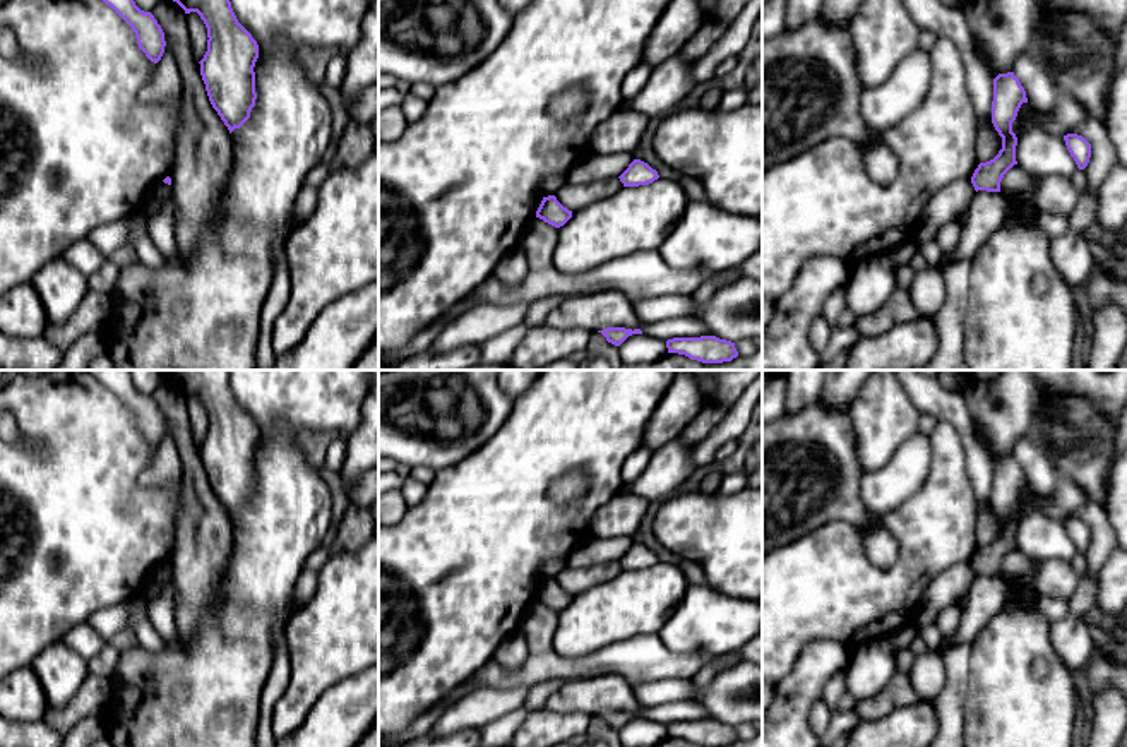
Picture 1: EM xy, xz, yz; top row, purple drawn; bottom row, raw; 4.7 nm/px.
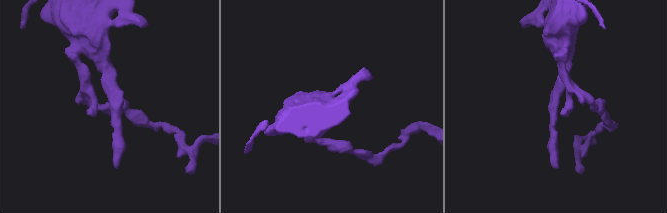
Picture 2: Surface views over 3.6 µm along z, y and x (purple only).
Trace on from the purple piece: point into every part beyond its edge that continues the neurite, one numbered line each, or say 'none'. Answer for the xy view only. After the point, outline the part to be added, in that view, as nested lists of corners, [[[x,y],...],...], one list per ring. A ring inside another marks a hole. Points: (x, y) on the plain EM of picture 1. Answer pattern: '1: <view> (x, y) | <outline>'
none

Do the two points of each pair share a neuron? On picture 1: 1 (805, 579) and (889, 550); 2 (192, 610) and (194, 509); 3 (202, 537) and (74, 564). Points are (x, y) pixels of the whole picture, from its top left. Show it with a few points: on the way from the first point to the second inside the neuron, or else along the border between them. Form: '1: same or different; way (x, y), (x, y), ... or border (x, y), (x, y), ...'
1: different; border (846, 523), (864, 531), (877, 566), (898, 559)
2: same; way (194, 585), (194, 535)
3: different; border (182, 502), (175, 547), (168, 559)

